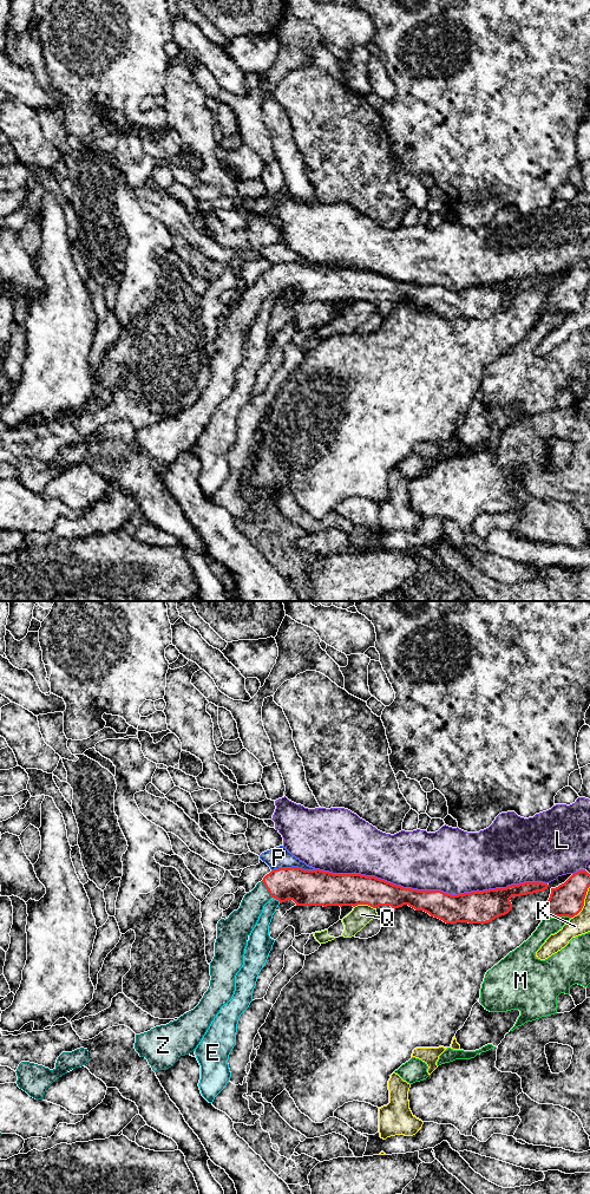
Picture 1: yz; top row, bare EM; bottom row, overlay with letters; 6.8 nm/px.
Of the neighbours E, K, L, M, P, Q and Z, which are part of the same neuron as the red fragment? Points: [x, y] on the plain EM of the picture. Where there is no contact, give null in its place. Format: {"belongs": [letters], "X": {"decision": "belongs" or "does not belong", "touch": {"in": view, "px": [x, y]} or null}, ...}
{"belongs": ["Z"], "E": {"decision": "does not belong", "touch": {"in": "yz", "px": [276, 294]}}, "K": {"decision": "does not belong", "touch": {"in": "yz", "px": [583, 298]}}, "L": {"decision": "does not belong", "touch": {"in": "yz", "px": [432, 286]}}, "M": {"decision": "does not belong", "touch": {"in": "yz", "px": [556, 311]}}, "P": {"decision": "does not belong", "touch": {"in": "yz", "px": [294, 262]}}, "Q": {"decision": "does not belong", "touch": {"in": "yz", "px": [365, 299]}}, "Z": {"decision": "belongs", "touch": {"in": "yz", "px": [267, 284]}}}

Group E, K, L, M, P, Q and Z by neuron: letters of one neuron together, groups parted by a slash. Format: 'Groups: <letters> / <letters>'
Groups: E / K / L / M / P / Q / Z

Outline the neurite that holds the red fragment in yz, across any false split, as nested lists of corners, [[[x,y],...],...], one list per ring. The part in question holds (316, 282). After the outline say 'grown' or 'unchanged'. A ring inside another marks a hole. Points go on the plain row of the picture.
[[[299,262],[274,265],[267,269],[251,287],[244,291],[237,306],[234,306],[228,314],[221,314],[218,317],[215,352],[210,358],[210,381],[199,399],[194,405],[181,411],[177,416],[136,430],[135,444],[140,452],[148,455],[155,468],[171,463],[181,451],[195,446],[221,403],[231,394],[235,386],[235,371],[243,360],[247,332],[250,331],[255,322],[263,301],[271,293],[278,295],[280,299],[293,295],[296,301],[355,302],[358,300],[368,300],[373,304],[391,301],[395,305],[408,300],[415,306],[424,306],[446,319],[487,319],[498,312],[507,309],[512,305],[510,296],[512,292],[543,287],[548,285],[548,282],[549,280],[543,278],[524,278],[511,280],[506,283],[451,291],[441,286],[404,283],[375,272],[361,269],[333,269],[320,265],[304,266]]]; grown

